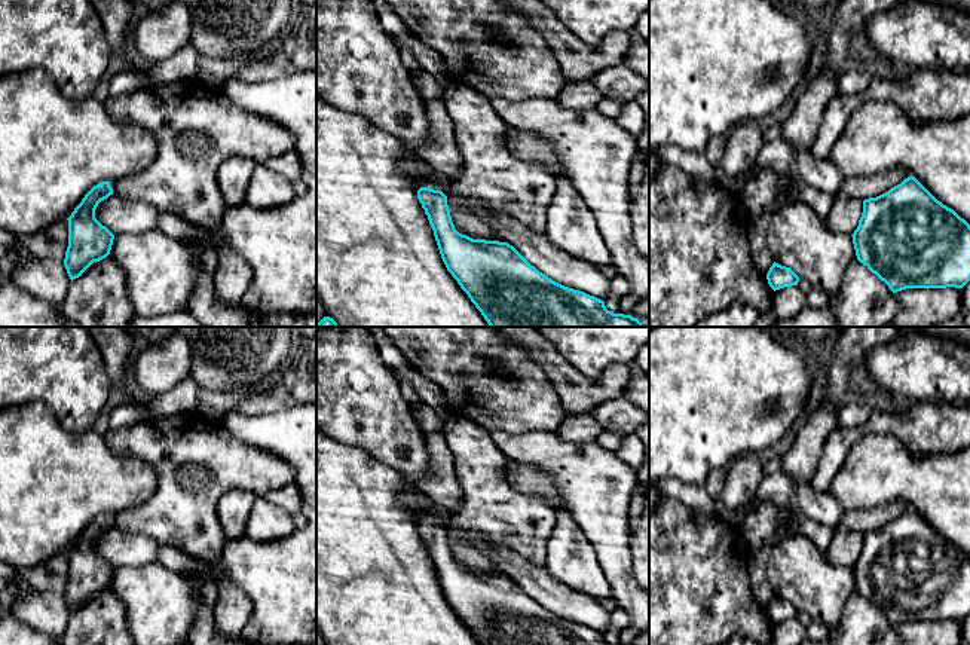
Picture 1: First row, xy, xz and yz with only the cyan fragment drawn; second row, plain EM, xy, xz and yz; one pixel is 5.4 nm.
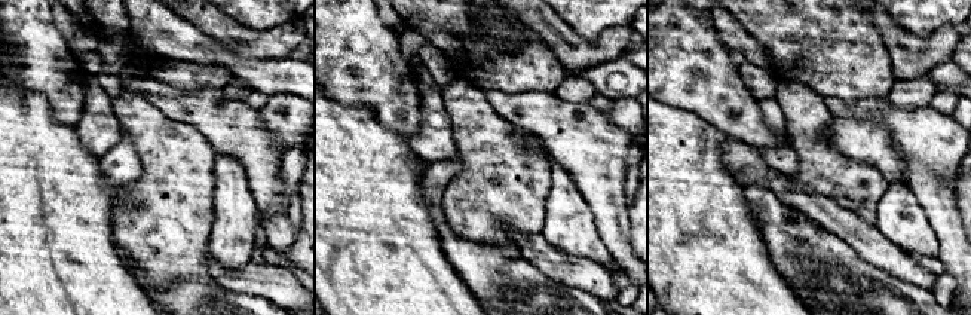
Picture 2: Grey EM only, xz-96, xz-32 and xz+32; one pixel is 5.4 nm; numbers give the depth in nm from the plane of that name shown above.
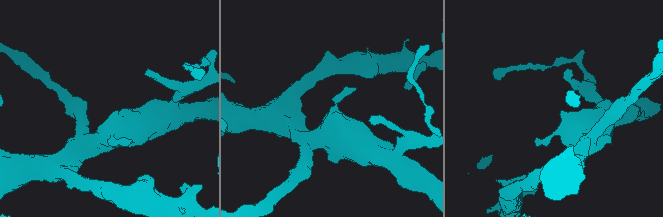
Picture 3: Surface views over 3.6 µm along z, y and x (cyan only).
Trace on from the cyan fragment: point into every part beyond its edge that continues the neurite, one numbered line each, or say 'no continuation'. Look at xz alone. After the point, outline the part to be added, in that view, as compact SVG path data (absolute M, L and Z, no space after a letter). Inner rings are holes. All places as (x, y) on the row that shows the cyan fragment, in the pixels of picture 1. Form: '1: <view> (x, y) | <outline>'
1: xz (440, 180) | M435 171L434 178L428 181L428 187L434 190L441 190L446 186L452 184L456 178L447 174Z

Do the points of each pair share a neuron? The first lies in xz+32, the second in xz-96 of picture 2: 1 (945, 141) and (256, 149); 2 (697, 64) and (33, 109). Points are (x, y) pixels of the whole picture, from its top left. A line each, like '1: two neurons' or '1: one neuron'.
1: one neuron
2: two neurons

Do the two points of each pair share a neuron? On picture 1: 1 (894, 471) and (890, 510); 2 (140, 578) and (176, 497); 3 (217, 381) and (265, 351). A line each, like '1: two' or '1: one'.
1: two
2: two
3: one

